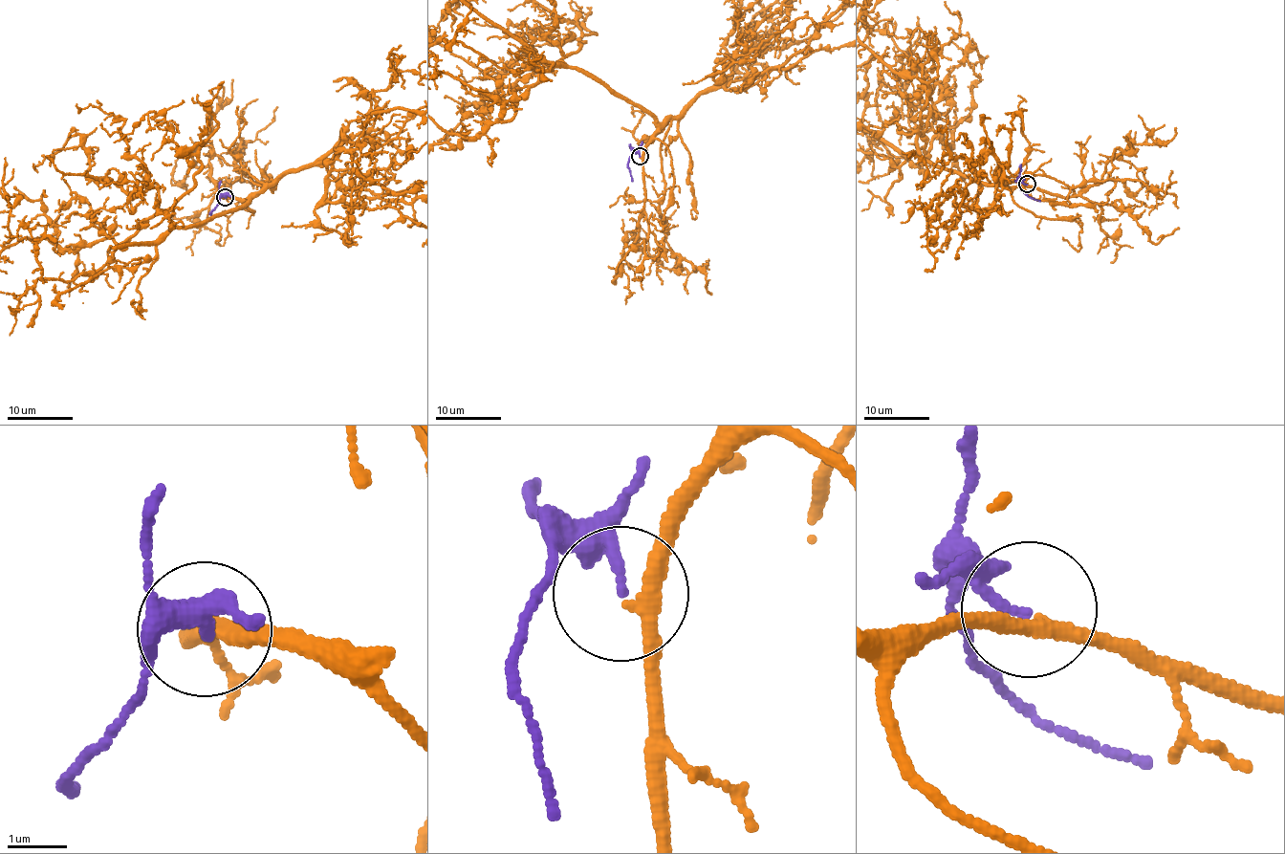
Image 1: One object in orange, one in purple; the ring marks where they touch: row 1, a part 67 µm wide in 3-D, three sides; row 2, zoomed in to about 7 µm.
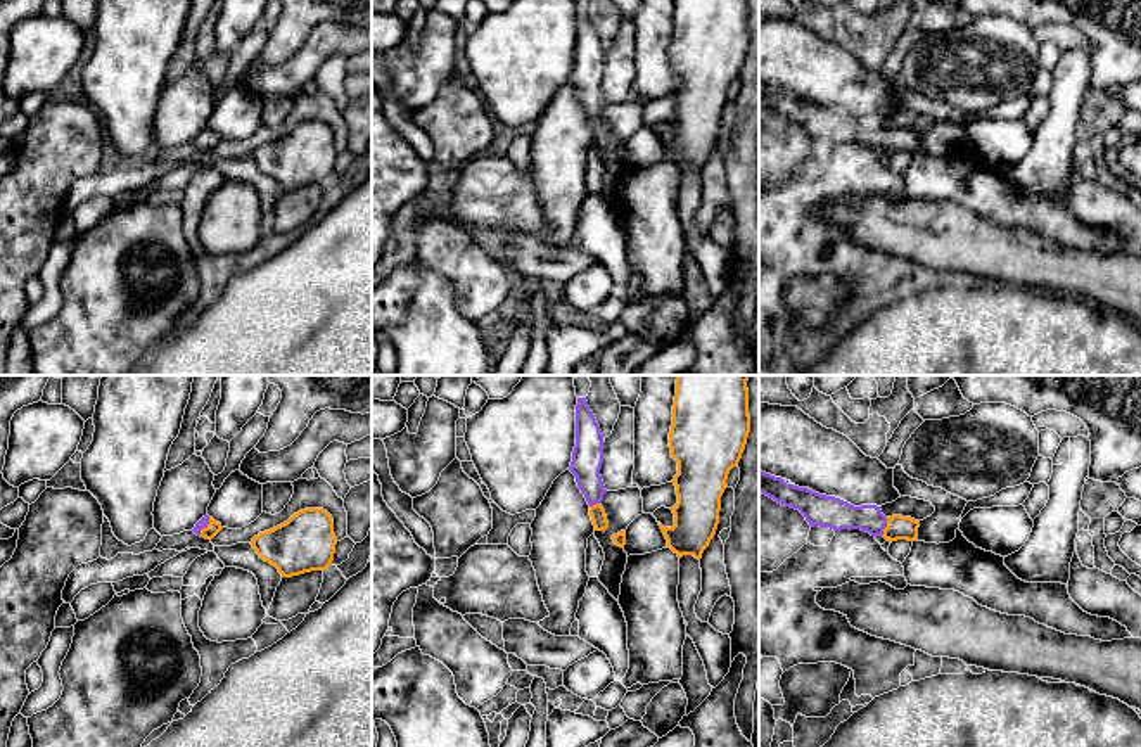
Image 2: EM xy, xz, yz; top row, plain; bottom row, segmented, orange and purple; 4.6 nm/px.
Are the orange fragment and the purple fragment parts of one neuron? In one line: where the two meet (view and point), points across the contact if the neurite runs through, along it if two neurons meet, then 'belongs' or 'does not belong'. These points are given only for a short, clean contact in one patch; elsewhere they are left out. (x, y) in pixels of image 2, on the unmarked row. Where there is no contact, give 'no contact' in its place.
meets orange in yz at (887, 139); runs through yz (898, 140), (887, 139), (868, 130), (835, 127); belongs

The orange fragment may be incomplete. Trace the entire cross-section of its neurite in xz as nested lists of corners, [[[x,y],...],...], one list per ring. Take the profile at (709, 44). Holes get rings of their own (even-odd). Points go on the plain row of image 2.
[[[676,0],[671,69],[678,74],[674,138],[660,142],[679,171],[702,171],[719,137],[728,86],[750,45],[747,0]]]

